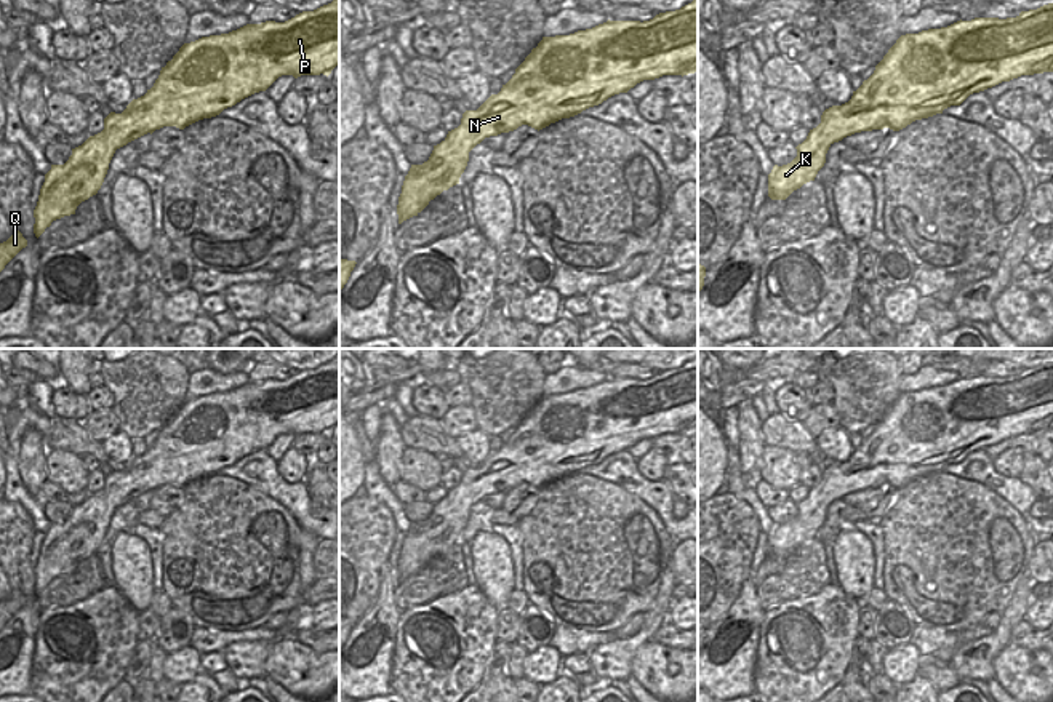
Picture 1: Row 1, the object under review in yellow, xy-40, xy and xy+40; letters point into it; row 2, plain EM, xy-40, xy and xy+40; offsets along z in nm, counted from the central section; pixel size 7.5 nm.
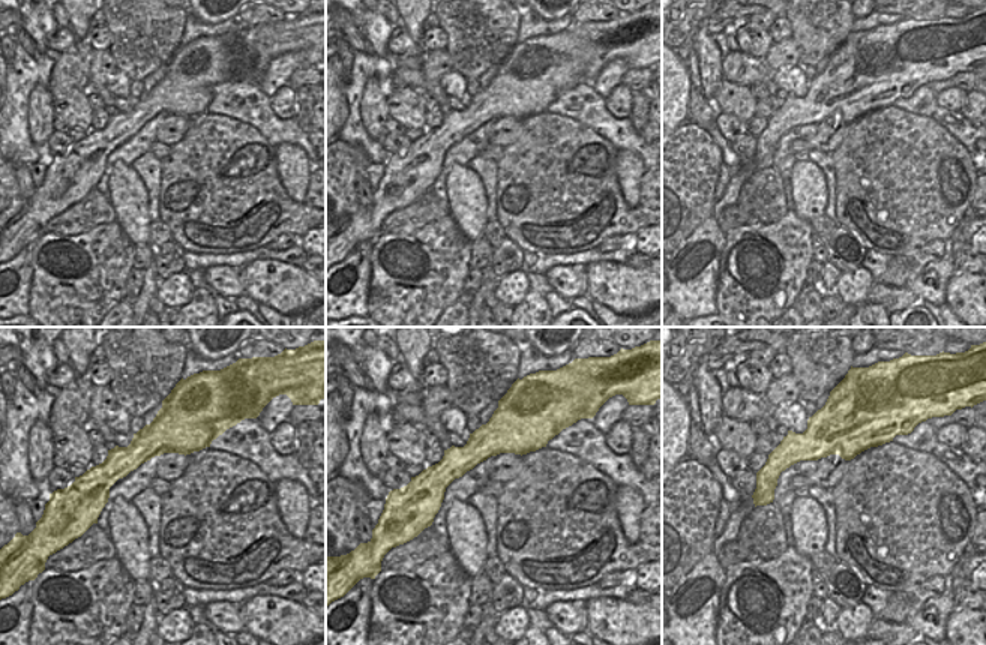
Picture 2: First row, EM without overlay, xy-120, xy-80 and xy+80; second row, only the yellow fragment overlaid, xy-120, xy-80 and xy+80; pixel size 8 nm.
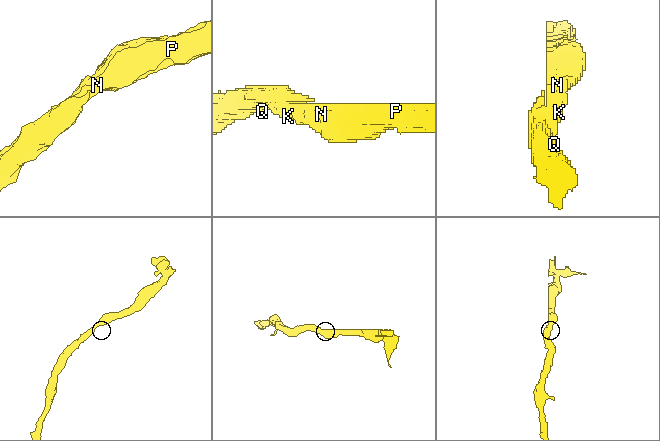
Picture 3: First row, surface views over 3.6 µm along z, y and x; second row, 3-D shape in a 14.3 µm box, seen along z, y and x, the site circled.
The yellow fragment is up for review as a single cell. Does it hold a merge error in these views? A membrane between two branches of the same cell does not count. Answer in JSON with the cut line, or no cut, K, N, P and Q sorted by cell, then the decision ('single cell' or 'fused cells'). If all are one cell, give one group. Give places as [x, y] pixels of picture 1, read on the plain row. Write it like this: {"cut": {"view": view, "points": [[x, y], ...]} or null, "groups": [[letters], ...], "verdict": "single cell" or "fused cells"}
{"cut": null, "groups": [["K", "N", "P", "Q"]], "verdict": "single cell"}

